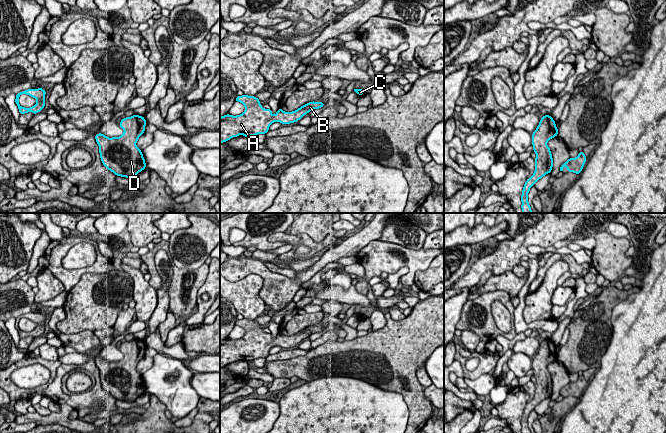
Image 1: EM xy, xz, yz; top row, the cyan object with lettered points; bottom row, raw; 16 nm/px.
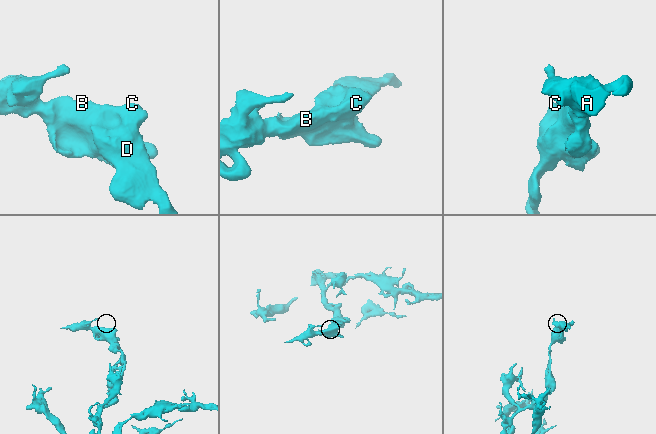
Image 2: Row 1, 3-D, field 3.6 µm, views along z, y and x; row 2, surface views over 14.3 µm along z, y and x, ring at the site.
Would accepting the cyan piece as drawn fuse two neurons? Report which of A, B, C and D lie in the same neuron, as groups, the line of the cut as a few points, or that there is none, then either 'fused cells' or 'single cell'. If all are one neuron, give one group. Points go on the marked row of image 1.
A B C D; no cut; single cell

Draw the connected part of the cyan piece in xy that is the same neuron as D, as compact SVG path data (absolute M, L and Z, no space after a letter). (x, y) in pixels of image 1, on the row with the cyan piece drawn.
M135 114L120 121L119 126L124 130L120 137L95 135L102 164L116 176L132 179L146 168L142 151L136 146L145 132L146 123L143 116Z

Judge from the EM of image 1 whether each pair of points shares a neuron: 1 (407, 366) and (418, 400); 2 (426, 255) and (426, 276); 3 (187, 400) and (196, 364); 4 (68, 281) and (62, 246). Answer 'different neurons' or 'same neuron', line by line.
1: same neuron
2: different neurons
3: different neurons
4: same neuron

